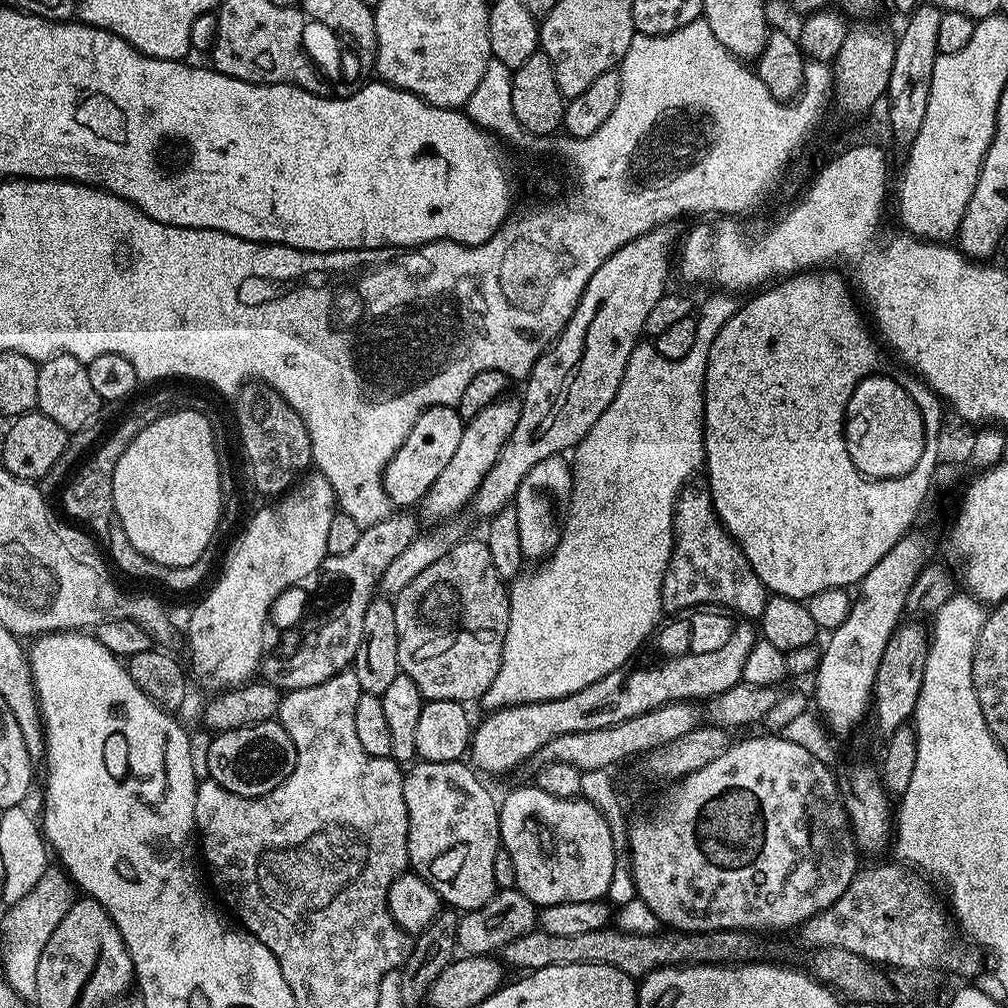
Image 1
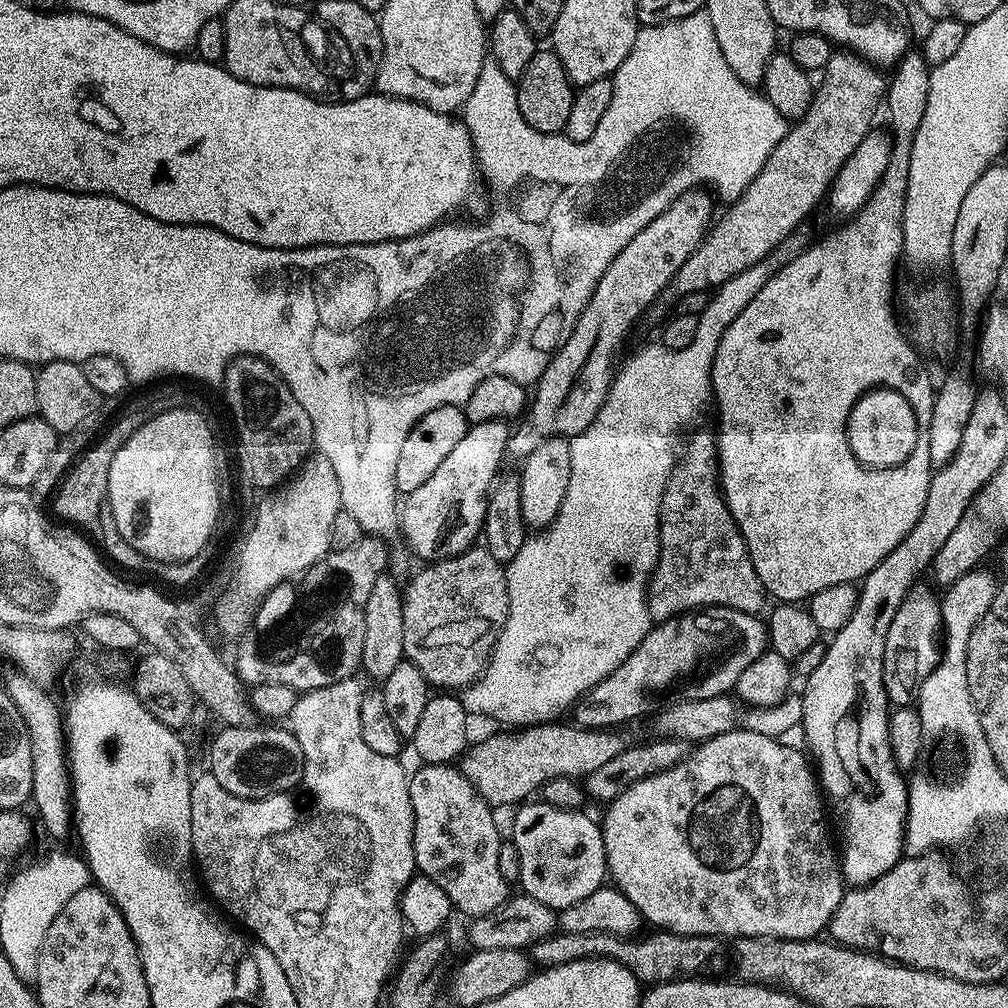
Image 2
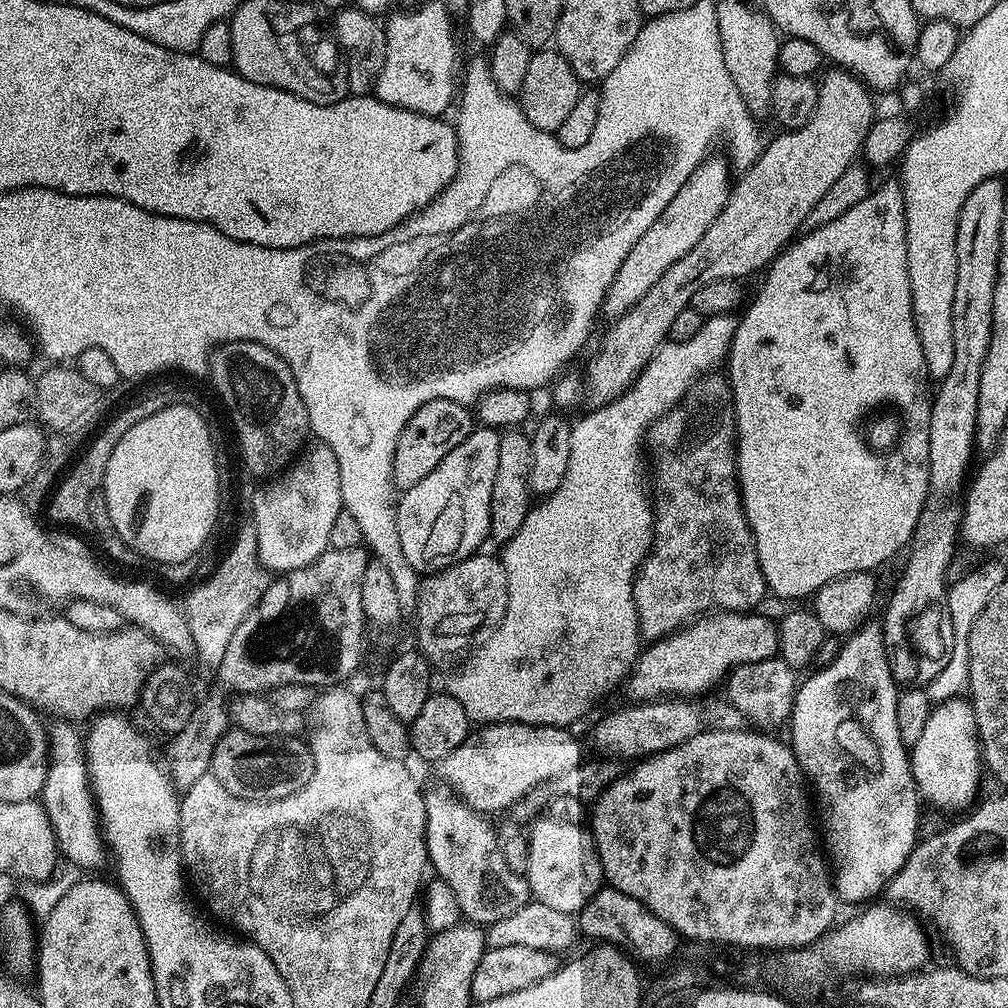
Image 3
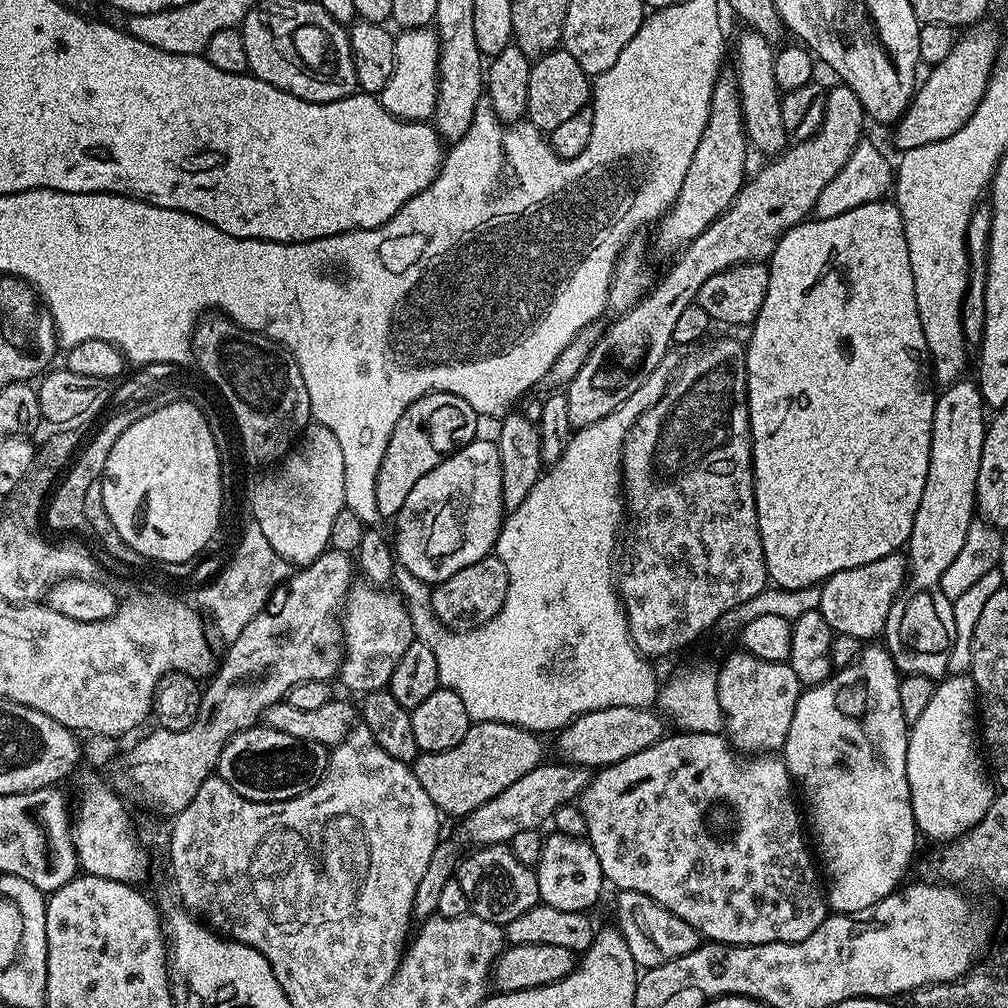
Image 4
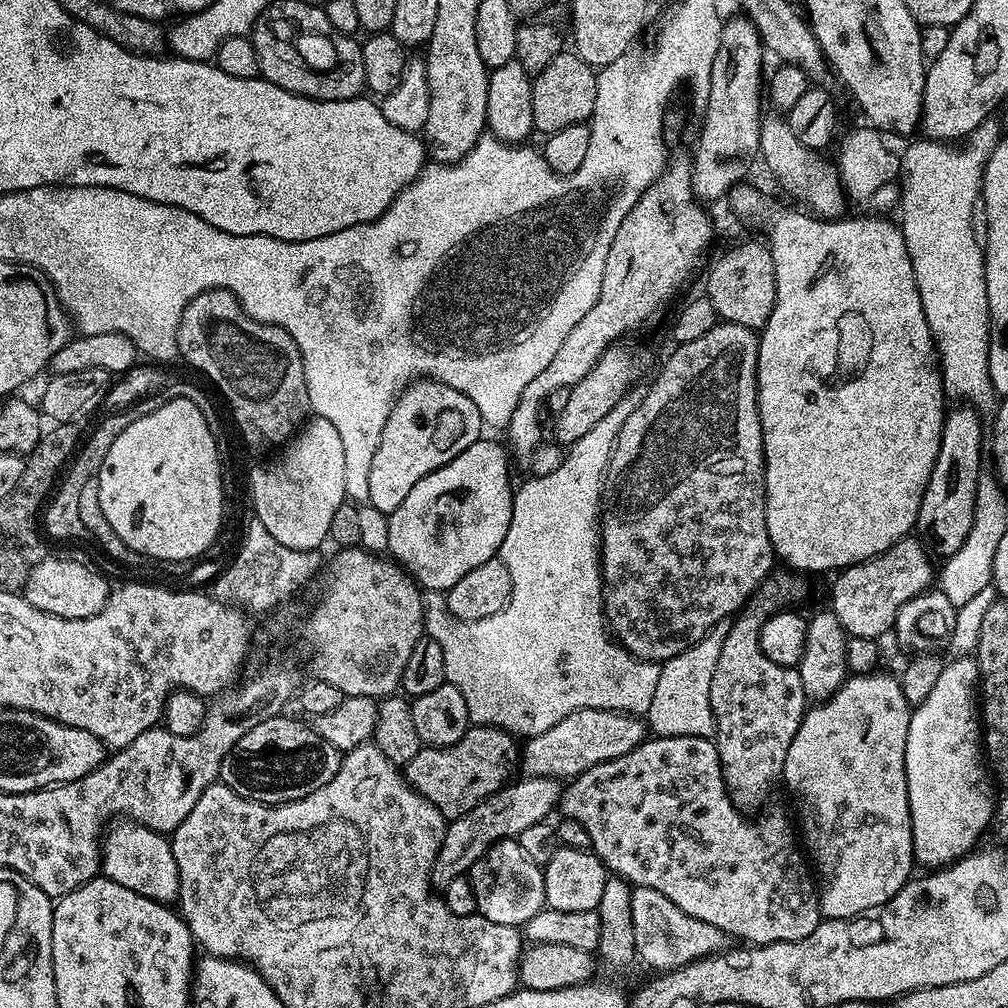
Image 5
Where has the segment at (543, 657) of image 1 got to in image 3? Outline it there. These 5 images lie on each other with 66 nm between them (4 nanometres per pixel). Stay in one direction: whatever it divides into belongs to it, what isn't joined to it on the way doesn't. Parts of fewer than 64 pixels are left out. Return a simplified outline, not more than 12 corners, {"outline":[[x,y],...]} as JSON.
{"outline":[[707,317],[598,410],[580,488],[503,545],[449,678],[480,726],[572,726],[642,651],[646,433],[727,357]]}

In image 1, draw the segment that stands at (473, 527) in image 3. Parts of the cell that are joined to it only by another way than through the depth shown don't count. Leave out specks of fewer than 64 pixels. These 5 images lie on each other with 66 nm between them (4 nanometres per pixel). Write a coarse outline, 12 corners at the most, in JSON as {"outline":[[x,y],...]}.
{"outline":[[497,398],[465,423],[434,478],[428,522],[459,517],[518,426],[520,400]]}

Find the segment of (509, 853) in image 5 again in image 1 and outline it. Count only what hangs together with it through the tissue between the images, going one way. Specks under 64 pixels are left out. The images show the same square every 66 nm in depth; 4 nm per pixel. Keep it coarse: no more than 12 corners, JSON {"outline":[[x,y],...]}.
{"outline":[[464,760],[404,778],[411,871],[449,909],[498,891],[498,800]]}

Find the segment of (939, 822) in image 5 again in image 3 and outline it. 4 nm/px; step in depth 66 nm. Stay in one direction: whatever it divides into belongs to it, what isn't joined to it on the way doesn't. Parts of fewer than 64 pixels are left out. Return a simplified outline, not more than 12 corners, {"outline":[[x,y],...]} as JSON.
{"outline":[[939,701],[910,749],[940,812],[977,803],[982,753],[971,703]]}

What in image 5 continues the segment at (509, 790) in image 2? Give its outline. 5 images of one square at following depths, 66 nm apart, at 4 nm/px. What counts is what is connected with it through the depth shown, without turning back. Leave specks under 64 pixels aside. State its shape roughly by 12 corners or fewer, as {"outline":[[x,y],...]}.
{"outline":[[469,726],[421,747],[402,771],[455,818],[504,787],[518,744]]}

